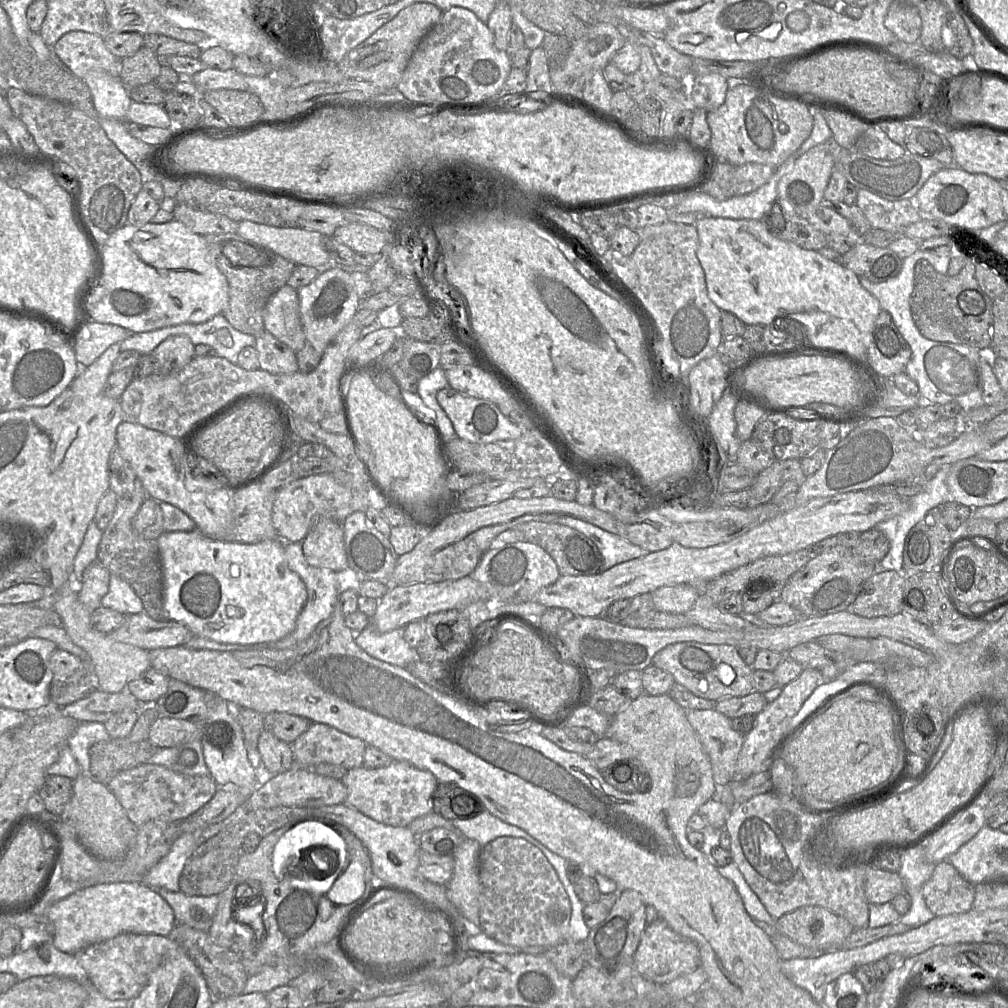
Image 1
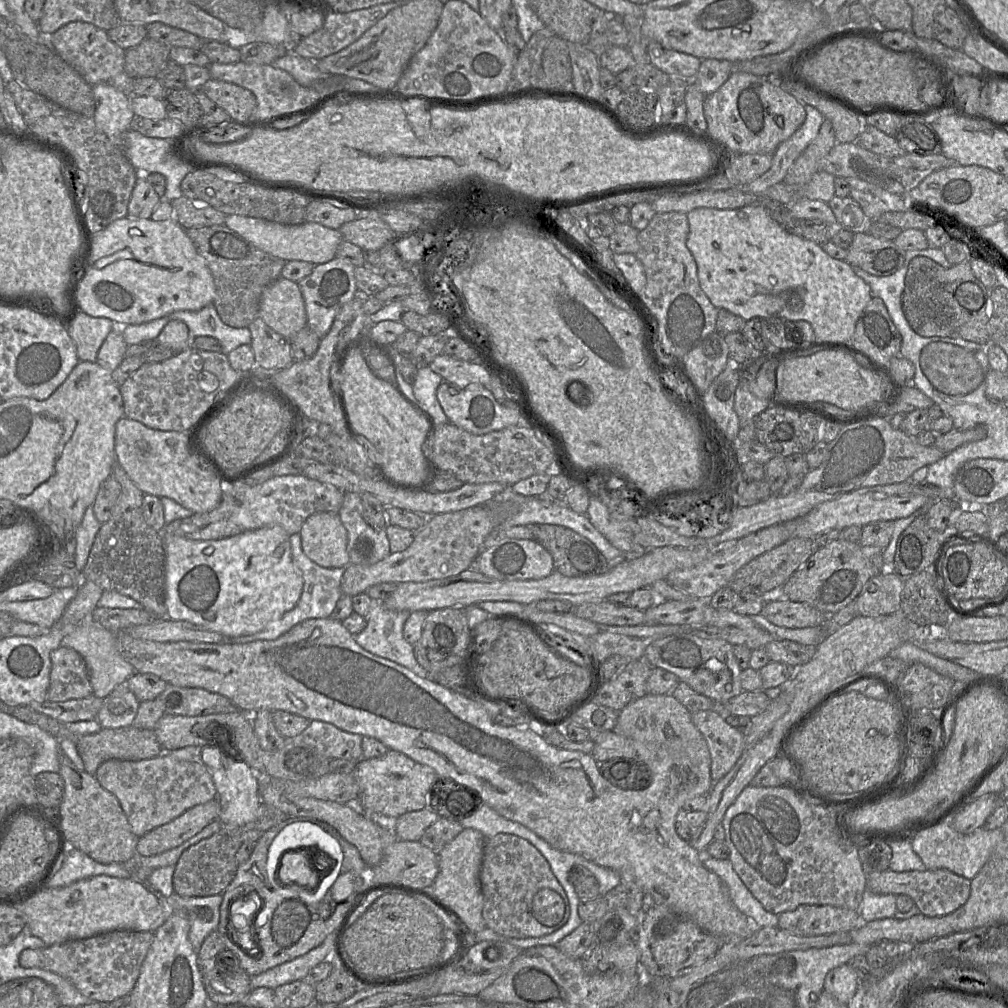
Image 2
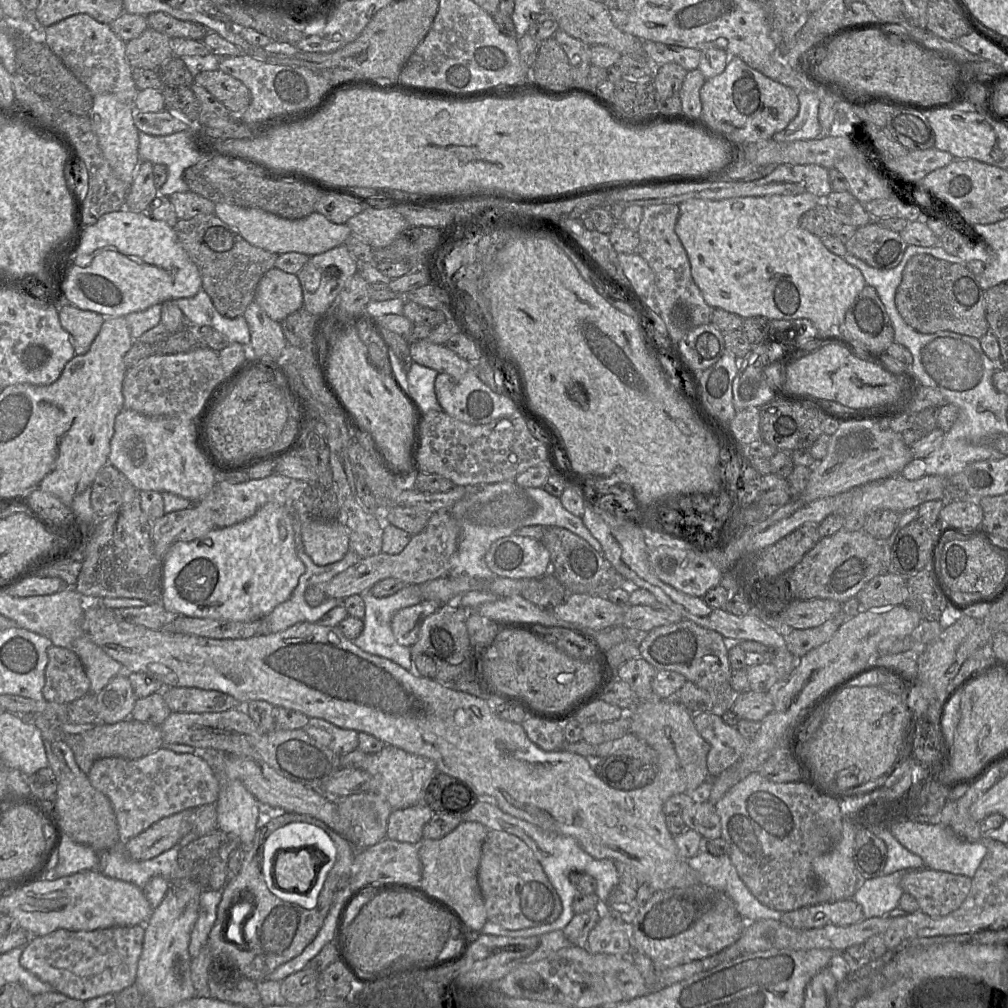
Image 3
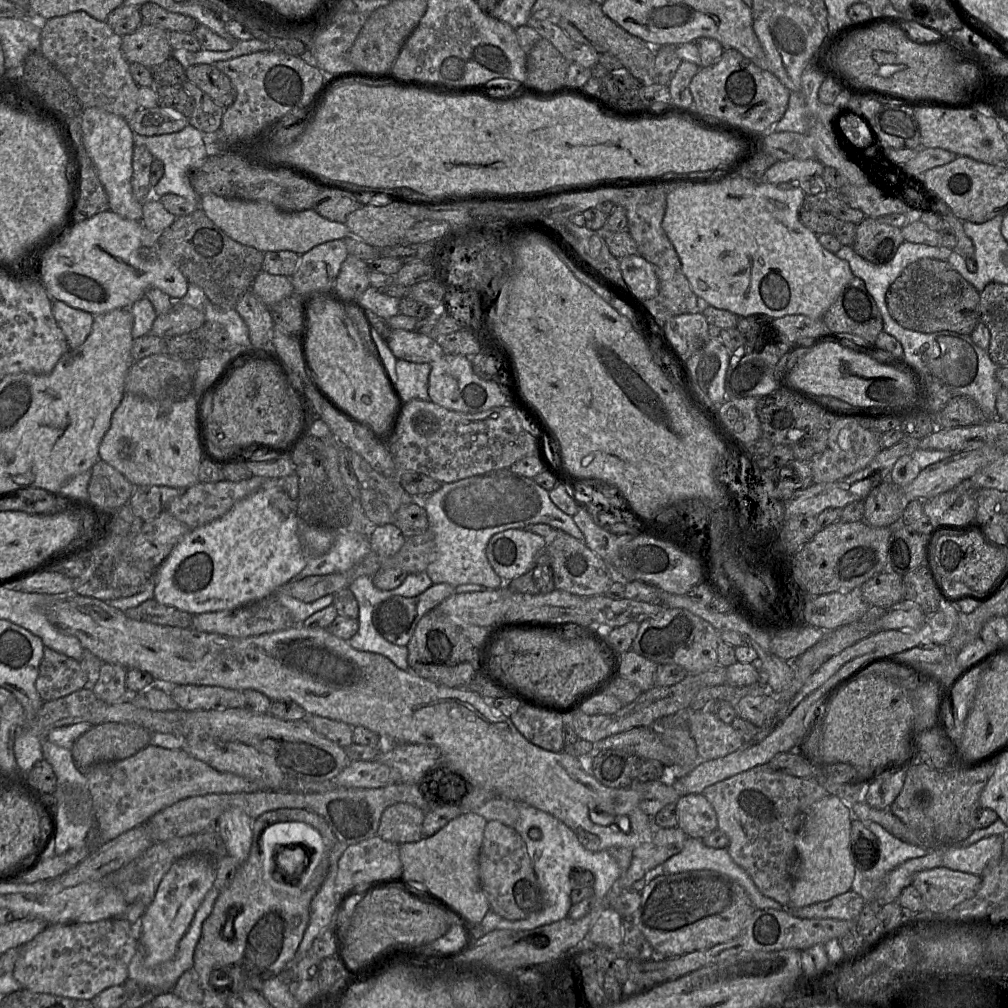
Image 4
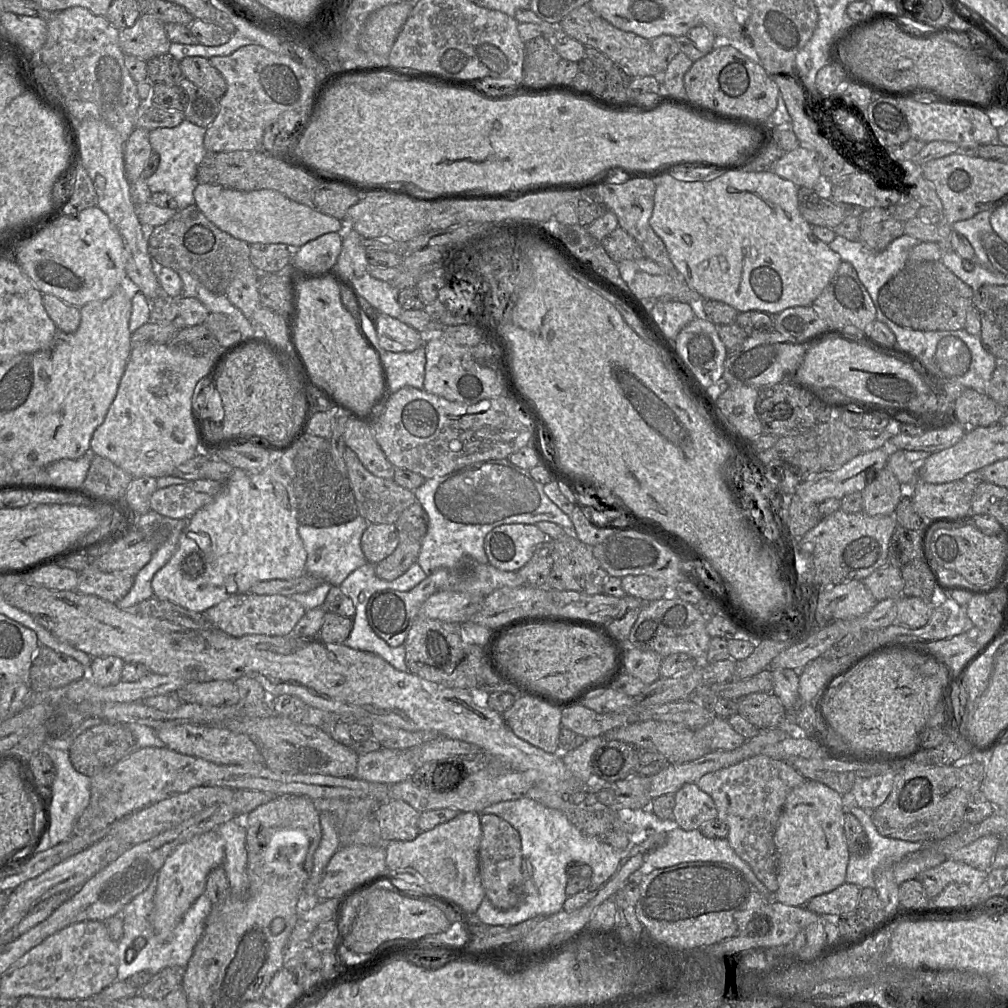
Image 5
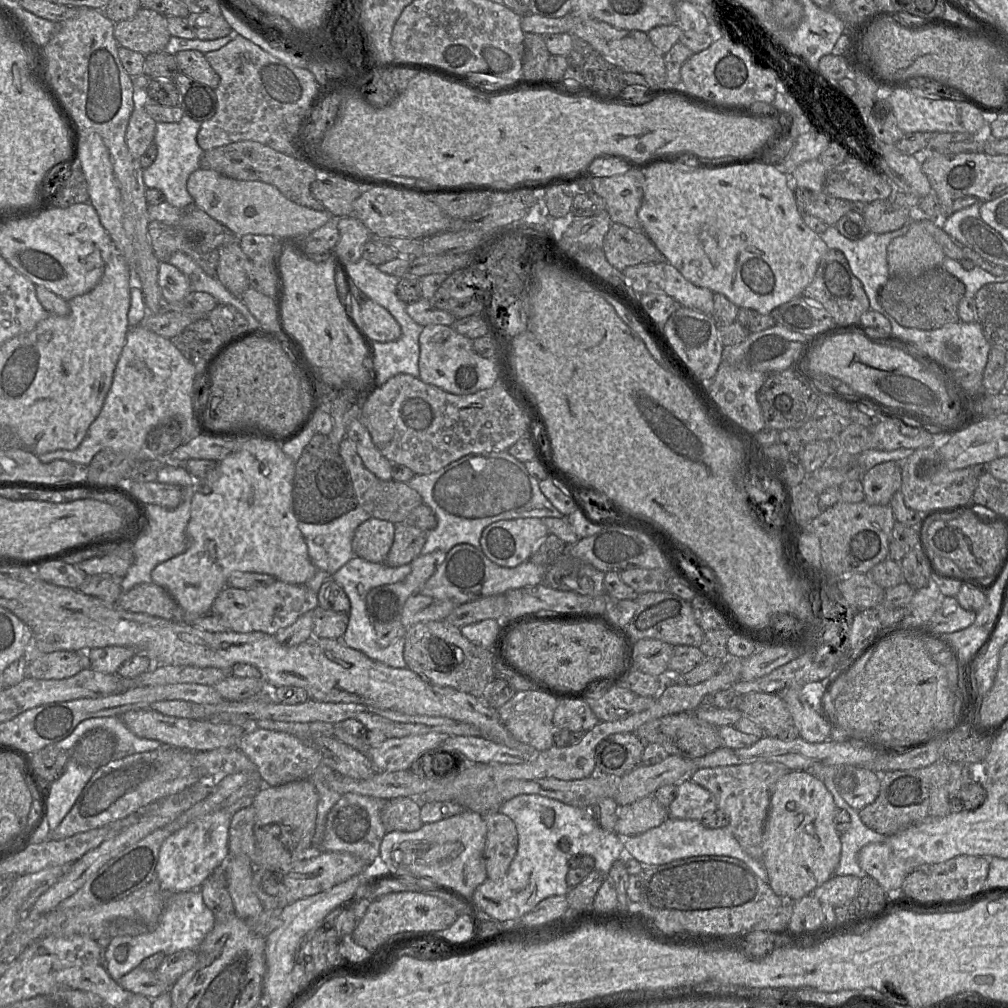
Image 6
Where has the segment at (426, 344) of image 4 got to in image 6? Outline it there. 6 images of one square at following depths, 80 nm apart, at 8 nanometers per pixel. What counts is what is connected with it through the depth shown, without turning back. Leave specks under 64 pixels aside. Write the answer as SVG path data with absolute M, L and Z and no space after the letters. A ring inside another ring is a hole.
M371 299L361 304L362 331L372 342L391 342L401 336L401 327L391 313Z

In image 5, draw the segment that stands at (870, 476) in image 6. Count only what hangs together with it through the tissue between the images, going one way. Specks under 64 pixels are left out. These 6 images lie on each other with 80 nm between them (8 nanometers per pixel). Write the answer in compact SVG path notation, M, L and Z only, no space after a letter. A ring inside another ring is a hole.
M886 466L877 473L862 494L863 511L867 515L894 515L902 496L911 498L911 486L902 485Z

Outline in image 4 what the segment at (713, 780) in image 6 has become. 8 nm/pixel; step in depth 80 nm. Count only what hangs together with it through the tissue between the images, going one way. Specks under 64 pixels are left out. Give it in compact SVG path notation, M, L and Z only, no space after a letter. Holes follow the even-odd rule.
M765 764L710 785L703 794L717 813L718 828L729 838L732 859L749 874L763 895L788 908L797 831L807 809L830 795L828 791L814 779L795 777Z

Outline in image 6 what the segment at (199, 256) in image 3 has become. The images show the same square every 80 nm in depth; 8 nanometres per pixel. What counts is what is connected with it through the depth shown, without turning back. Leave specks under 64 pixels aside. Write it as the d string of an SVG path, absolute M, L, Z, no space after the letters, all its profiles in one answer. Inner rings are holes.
M195 202L182 209L182 216L176 224L166 224L159 220L150 220L148 236L153 251L160 262L169 262L175 252L183 252L191 257L209 276L217 278L220 248L223 245L239 243L232 230L208 215Z

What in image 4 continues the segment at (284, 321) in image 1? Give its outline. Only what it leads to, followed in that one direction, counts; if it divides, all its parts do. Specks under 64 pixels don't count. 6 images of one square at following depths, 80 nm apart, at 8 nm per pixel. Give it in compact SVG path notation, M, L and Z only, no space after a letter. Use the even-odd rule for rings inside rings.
M261 271L254 280L252 291L267 306L273 306L293 293L291 278Z

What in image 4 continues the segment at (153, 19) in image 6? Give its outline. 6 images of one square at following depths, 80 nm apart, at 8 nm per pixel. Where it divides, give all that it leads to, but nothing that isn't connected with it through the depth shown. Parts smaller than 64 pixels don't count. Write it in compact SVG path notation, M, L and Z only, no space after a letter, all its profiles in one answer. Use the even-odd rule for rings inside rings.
M142 23L135 32L121 36L121 38L121 51L128 63L136 62L152 68L172 56L172 46L168 40L168 32L157 26Z

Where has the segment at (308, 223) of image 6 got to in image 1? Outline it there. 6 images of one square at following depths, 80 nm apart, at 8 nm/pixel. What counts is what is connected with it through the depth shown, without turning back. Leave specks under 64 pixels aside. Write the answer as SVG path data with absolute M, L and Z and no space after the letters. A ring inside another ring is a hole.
M244 220L239 222L238 234L296 265L331 268L325 237L317 231L302 227L275 227Z

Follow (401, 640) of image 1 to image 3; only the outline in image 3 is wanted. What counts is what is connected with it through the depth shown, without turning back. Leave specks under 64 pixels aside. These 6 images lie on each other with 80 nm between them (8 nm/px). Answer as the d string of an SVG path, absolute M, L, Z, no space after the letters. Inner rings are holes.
M407 584L395 594L386 597L376 597L370 590L361 593L361 596L365 604L365 616L362 619L364 628L361 634L353 640L354 644L365 652L390 659L412 674L417 674L411 660L411 649L397 642L392 631L391 621L394 614L400 609L422 601L420 584Z

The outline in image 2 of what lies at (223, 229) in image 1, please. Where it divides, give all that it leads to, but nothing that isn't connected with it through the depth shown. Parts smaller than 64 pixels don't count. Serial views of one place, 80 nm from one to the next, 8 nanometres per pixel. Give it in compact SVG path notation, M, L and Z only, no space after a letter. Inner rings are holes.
M184 195L170 201L177 220L184 229L224 225L226 214L209 204Z

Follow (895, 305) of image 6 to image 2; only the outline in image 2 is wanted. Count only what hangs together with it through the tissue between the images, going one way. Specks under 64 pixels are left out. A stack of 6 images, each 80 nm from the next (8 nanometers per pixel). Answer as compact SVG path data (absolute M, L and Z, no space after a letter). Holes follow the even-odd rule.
M917 256L908 266L902 307L910 326L920 336L961 338L988 345L990 291L973 274L970 261L945 268L928 257Z

